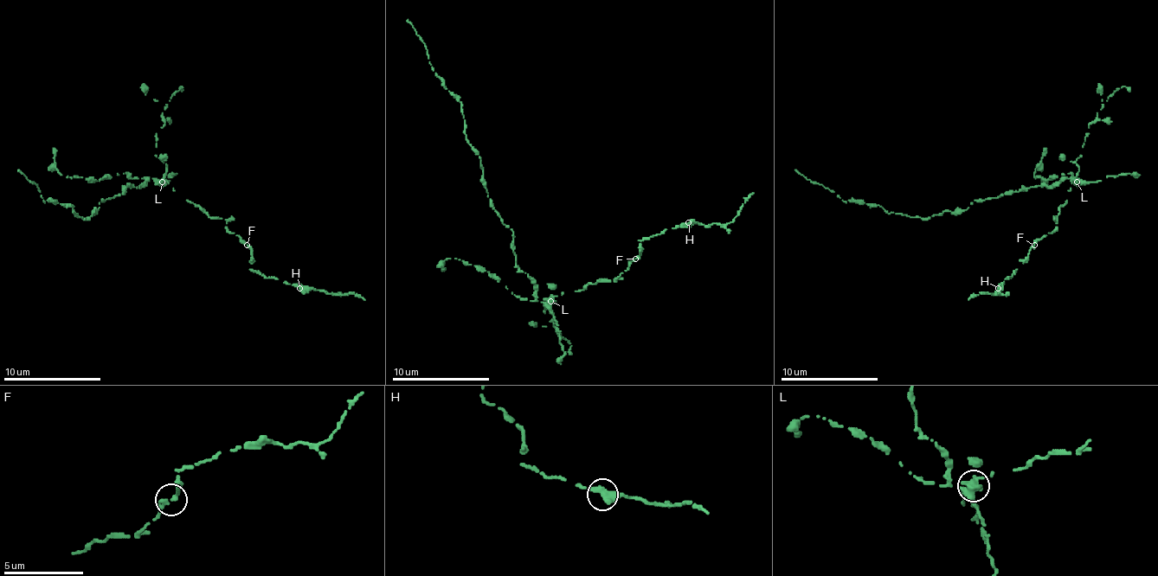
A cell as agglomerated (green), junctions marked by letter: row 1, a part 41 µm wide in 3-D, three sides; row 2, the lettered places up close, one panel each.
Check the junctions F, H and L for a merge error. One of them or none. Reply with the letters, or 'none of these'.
L

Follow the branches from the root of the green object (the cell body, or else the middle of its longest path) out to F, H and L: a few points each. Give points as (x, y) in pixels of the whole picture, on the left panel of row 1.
F: (147, 179), (164, 179), (174, 191), (196, 203), (210, 218), (222, 218), (227, 230), (247, 244)
H: (147, 179), (164, 179), (210, 218), (222, 218), (227, 230), (251, 249), (254, 271), (299, 288)
L: (147, 179), (162, 182)

